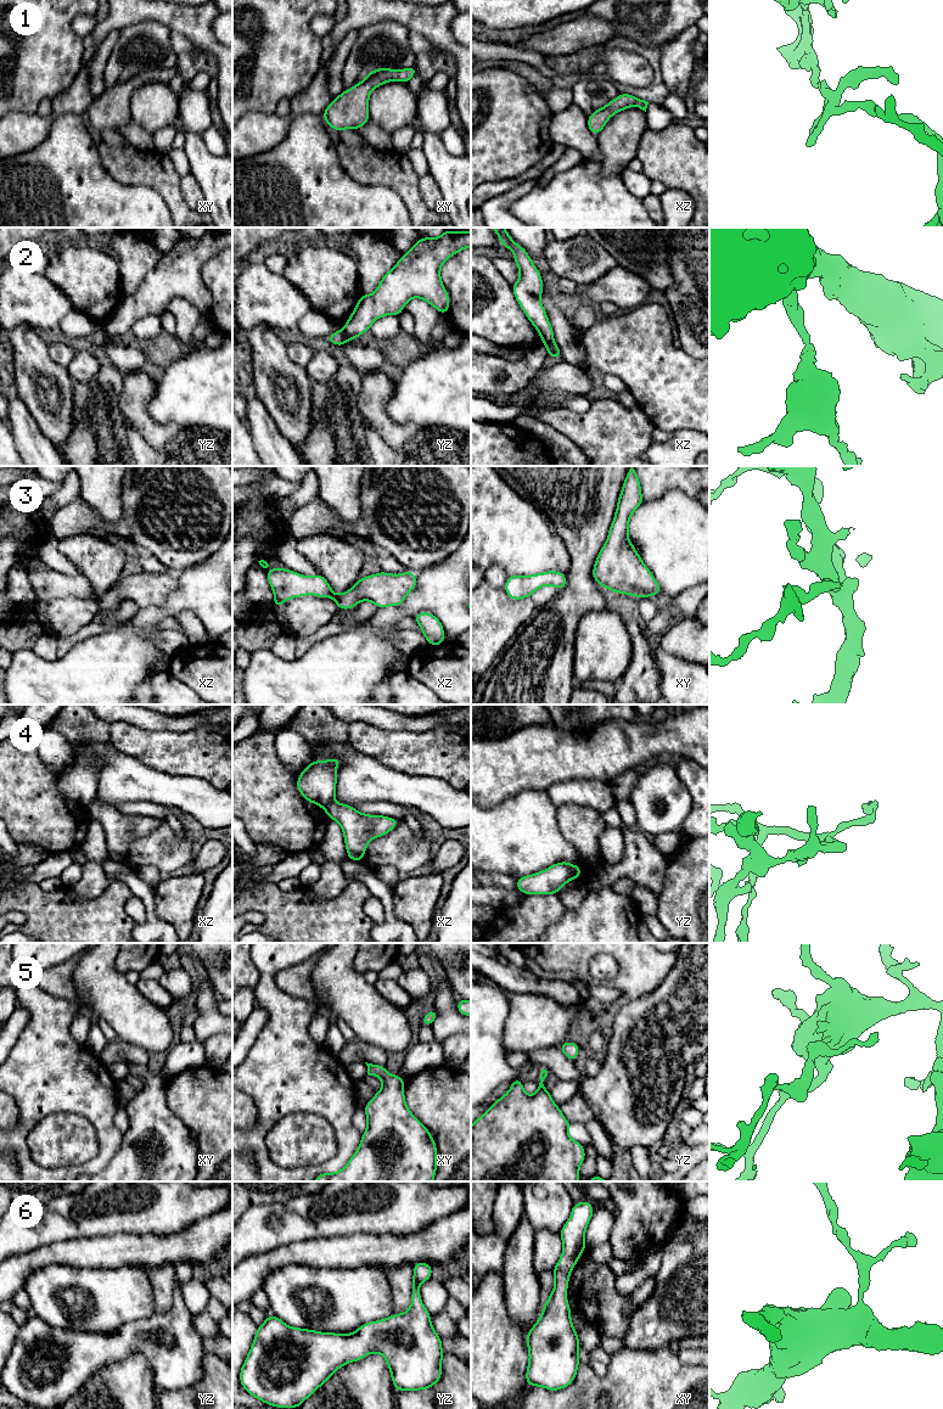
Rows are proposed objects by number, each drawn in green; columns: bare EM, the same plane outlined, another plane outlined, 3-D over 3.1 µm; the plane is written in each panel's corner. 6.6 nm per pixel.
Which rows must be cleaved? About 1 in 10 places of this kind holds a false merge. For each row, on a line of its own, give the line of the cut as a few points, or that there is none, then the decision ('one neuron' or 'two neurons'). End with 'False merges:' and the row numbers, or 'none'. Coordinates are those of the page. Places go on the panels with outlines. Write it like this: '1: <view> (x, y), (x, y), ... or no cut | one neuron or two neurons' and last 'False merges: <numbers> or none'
1: no cut | one neuron
2: yz (343, 330), (351, 338) | two neurons
3: no cut | one neuron
4: yz (573, 865), (571, 877) | two neurons
5: no cut | one neuron
6: no cut | one neuron
False merges: 2, 4

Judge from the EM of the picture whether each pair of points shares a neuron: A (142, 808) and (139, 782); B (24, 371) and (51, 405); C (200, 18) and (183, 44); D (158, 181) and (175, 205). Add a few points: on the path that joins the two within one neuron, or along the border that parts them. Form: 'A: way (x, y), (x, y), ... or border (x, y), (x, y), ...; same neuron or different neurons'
A: border (113, 802), (152, 801), (169, 807); different neurons
B: way (33, 380), (49, 397); same neuron
C: border (172, 29), (183, 33), (203, 50); different neurons
D: way (164, 187), (173, 198); same neuron

